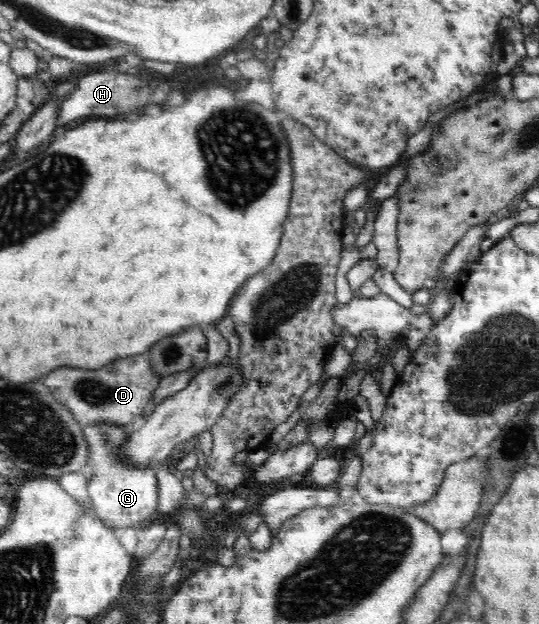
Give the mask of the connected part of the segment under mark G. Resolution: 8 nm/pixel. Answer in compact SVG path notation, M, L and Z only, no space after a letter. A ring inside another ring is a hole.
M86 426L83 427L84 438L89 448L89 463L96 471L96 477L88 482L88 494L91 499L93 515L101 525L108 529L136 527L146 521L146 518L157 509L158 481L154 466L147 469L133 469L125 465L118 456L118 447L126 439L131 428L116 426Z

